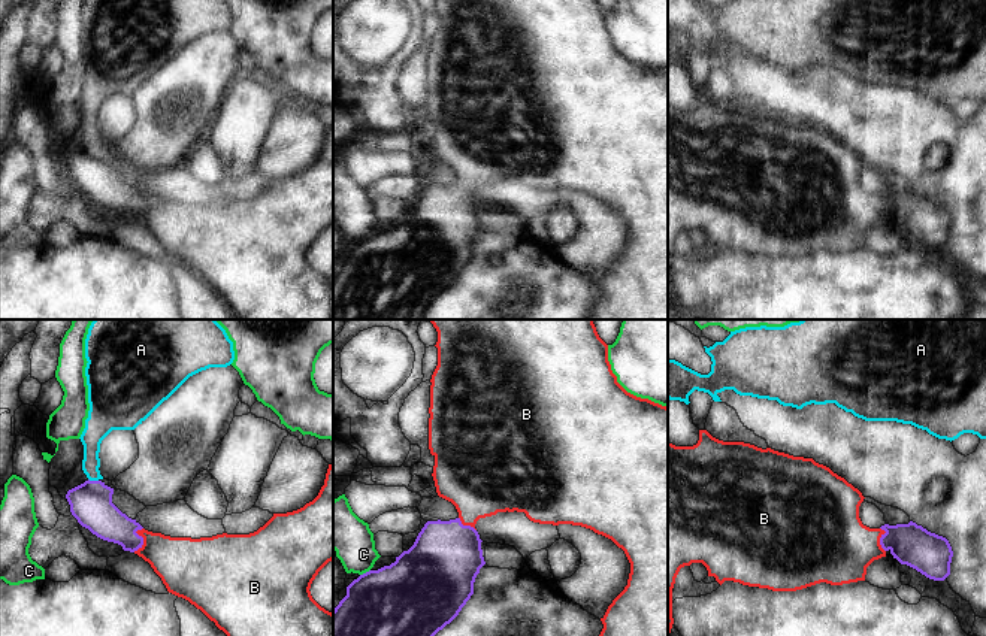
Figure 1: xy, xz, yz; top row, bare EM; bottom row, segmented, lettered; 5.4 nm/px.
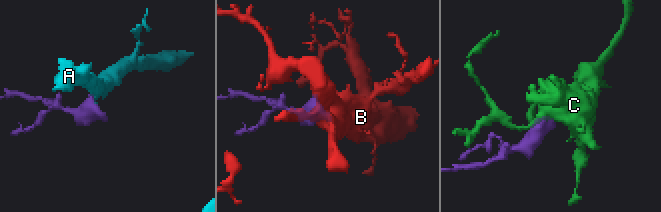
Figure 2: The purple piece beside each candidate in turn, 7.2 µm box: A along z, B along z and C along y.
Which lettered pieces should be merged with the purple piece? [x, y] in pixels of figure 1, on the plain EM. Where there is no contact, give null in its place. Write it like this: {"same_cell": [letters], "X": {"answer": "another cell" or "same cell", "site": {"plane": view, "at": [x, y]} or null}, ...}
{"same_cell": ["B"], "A": {"answer": "another cell", "site": {"plane": "xy", "at": [93, 147]}}, "B": {"answer": "same cell", "site": {"plane": "xy", "at": [142, 205]}}, "C": {"answer": "another cell", "site": {"plane": "xz", "at": [366, 238]}}}

